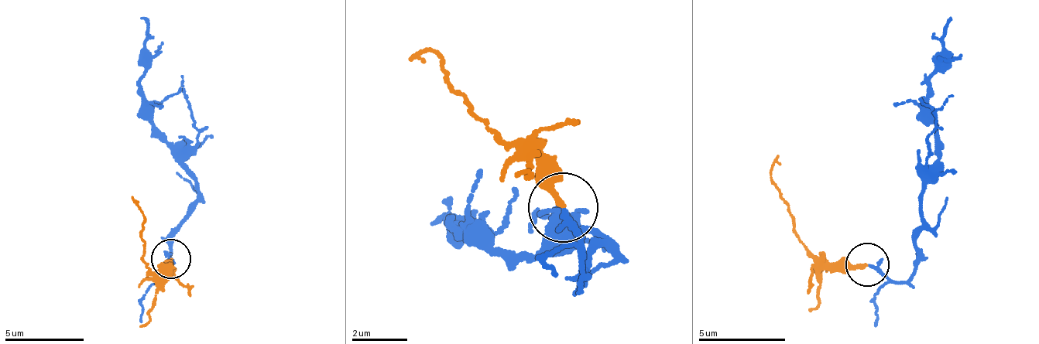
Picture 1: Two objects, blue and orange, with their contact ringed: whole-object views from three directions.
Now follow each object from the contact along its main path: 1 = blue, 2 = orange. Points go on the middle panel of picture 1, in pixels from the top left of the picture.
1: (561, 206), (588, 276), (579, 267), (607, 237), (588, 226), (533, 255), (469, 236), (442, 215), (431, 224)
2: (561, 206), (522, 151), (488, 127), (434, 49), (411, 60)

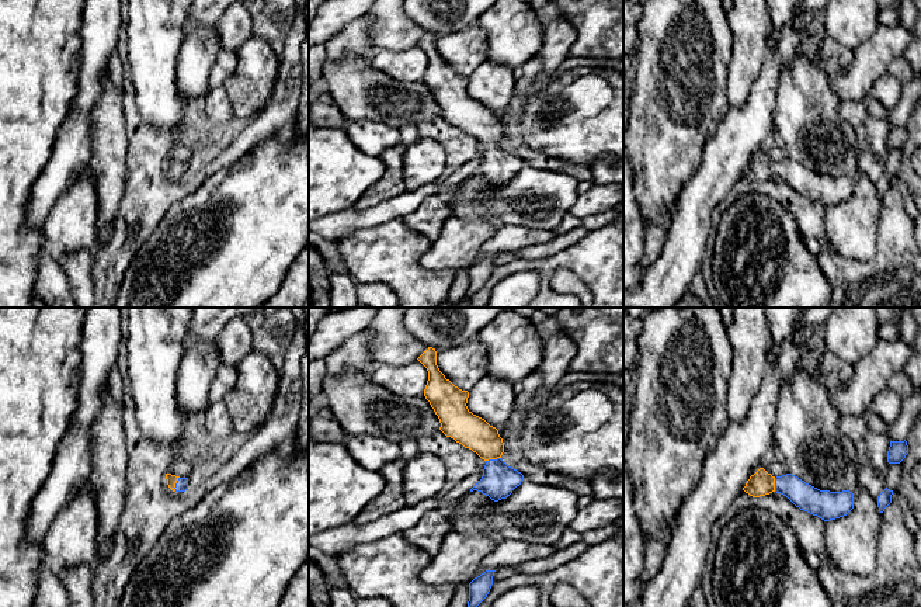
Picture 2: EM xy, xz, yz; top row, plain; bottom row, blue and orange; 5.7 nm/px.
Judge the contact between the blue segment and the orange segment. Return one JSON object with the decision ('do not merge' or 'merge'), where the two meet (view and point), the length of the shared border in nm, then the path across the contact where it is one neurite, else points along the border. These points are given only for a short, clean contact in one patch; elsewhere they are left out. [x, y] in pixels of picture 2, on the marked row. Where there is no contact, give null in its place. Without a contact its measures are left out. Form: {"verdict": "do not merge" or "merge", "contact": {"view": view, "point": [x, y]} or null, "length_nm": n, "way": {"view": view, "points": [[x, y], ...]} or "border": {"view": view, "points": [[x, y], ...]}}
{"verdict": "merge", "contact": {"view": "xz", "point": [493, 460]}, "length_nm": 90, "way": {"view": "xz", "points": [[499, 479], [493, 460], [492, 451], [472, 432]]}}

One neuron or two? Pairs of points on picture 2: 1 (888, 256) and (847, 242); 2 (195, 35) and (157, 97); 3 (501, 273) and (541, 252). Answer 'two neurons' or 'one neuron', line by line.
1: two neurons
2: two neurons
3: two neurons

